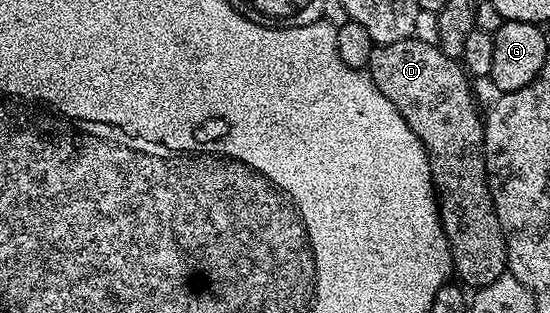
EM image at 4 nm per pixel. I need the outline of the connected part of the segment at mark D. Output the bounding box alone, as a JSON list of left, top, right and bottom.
[366,38,508,288]

